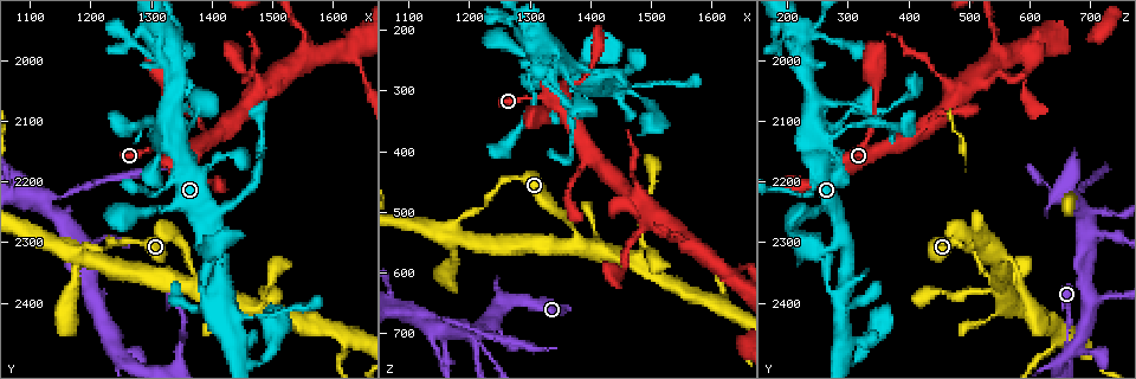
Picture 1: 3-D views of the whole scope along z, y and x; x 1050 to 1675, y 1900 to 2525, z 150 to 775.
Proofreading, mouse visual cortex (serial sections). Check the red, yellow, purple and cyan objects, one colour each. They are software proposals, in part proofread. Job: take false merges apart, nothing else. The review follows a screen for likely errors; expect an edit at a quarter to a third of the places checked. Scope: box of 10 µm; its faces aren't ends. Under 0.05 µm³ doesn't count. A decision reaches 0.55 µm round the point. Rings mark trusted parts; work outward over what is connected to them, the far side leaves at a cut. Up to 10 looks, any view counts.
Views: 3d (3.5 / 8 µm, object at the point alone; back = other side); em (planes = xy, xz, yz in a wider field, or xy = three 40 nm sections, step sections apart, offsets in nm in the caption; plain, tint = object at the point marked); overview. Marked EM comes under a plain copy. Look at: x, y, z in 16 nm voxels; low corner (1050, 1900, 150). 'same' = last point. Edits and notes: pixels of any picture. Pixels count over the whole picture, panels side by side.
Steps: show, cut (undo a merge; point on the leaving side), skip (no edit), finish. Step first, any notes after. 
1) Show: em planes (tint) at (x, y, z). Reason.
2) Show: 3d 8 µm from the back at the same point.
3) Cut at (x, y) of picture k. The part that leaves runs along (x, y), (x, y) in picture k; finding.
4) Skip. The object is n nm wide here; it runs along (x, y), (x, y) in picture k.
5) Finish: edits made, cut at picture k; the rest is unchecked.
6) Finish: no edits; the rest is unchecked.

Show: 3d 3.5 µm at (1165, 2285, 695).

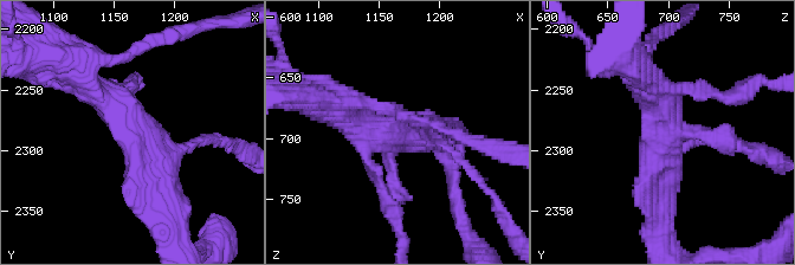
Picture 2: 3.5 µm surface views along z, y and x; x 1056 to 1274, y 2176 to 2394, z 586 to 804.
Show: em planes (tint) at (1164, 2288, 694).

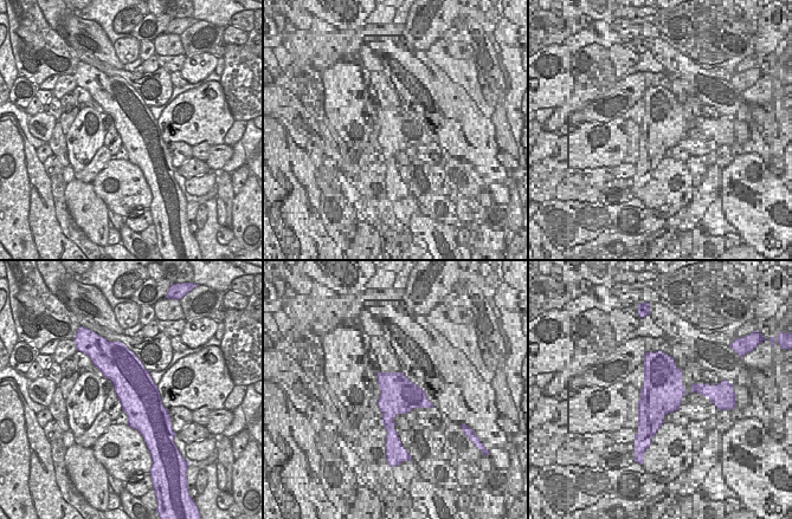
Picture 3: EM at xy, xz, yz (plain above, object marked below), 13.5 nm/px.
Skip. It runs along (169, 201), (125, 115), (82, 78) in picture 2; one cell here.

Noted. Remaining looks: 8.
Show: 3d 3.5 µm at (1490, 2365, 560).

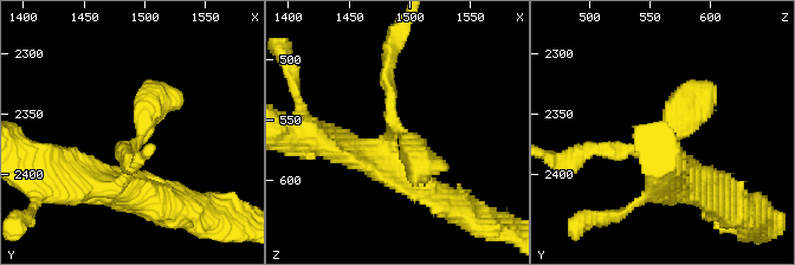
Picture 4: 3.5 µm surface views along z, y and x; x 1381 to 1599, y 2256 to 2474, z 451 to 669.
Show: em xy step 1 (tint) at (1496, 2368, 562). 3 arms meet here; the arms are 200, 300, 400 nm wide; need the tissue.

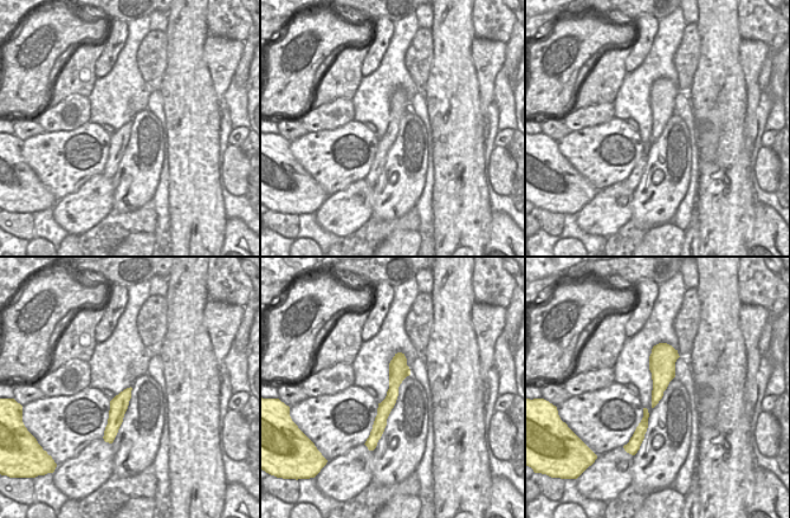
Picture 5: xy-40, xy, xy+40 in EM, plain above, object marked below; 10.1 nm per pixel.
Show: em xy step 5 (tint) at the same point.

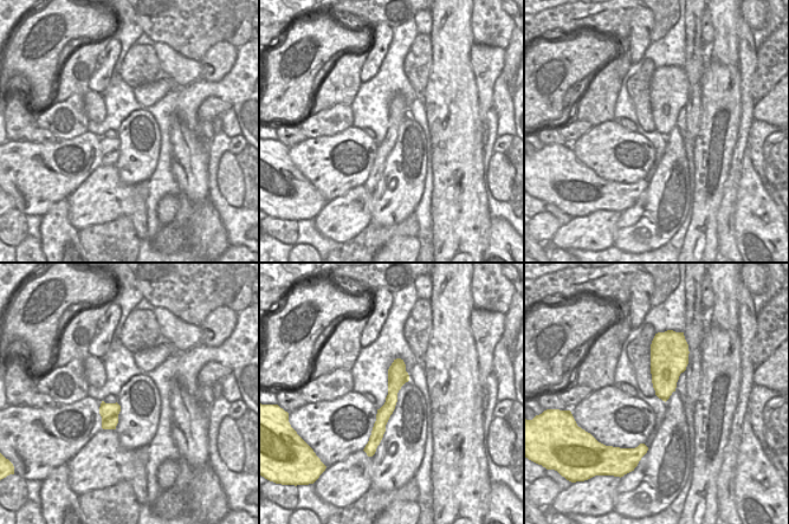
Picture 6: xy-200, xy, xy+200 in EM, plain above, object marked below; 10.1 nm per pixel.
Skip. It runs along (400, 362), (390, 403), (373, 442) in picture 6; one cell here.

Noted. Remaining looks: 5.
Show: 3d 8 µm at (1550, 1995, 540). Small branch off a trunk.

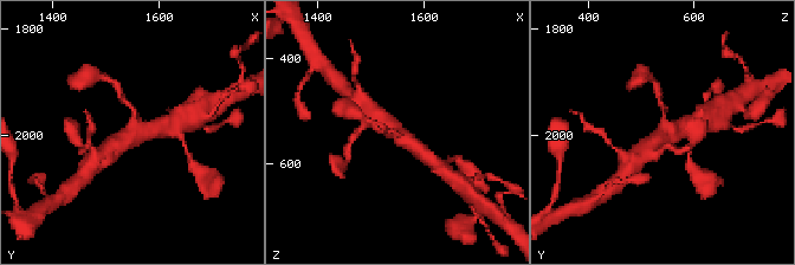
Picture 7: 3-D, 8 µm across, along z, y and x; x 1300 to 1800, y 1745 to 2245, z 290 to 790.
Show: em xy step 5 (tint) at the same point. 3 arms meet here; the arms are 150, 450, 600 nm wide; shape alone is not enough.

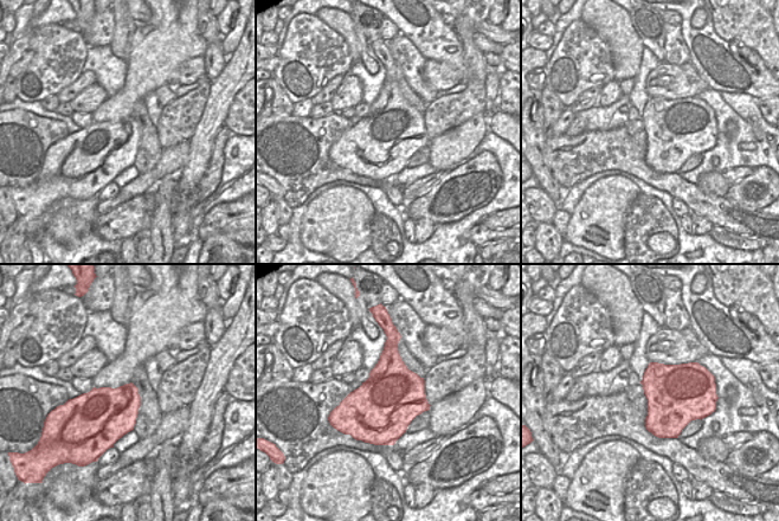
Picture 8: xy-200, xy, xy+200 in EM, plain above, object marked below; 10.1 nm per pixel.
Skip. The object is 650 nm wide here; it runs along (373, 118), (399, 133), (425, 155) in picture 7; all the same cell.

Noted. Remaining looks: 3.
Show: 3d 3.5 µm at (1370, 2060, 400). Sharp bend.

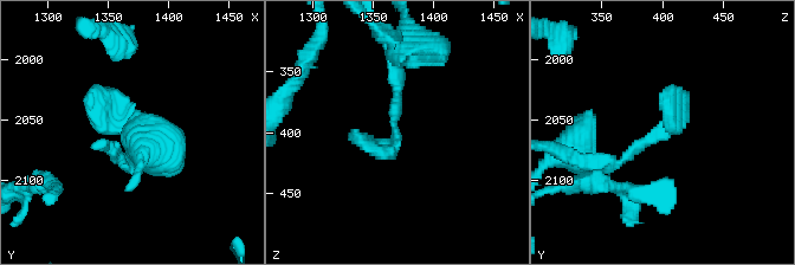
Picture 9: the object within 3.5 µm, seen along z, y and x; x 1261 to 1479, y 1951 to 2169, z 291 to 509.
Show: em xy step 2 (tint) at (1368, 2058, 398).

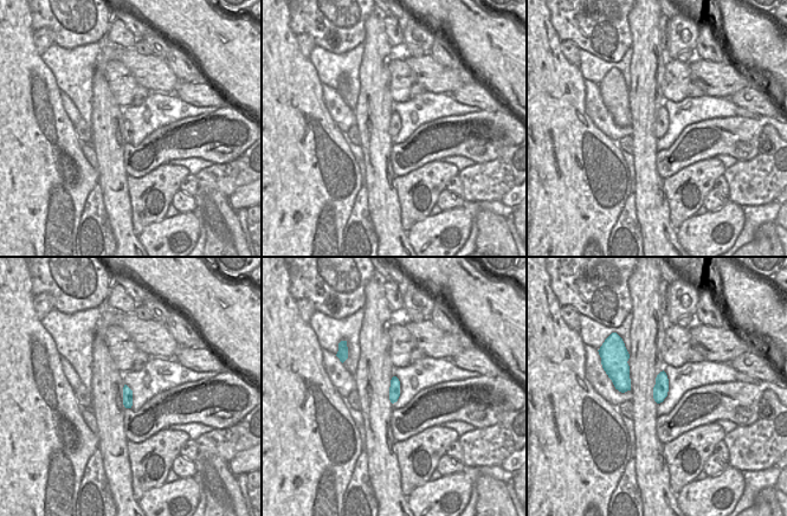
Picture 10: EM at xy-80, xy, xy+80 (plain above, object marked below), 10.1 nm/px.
Skip. It runs along (594, 166), (676, 129), (679, 89) in picture 9; one cell here.

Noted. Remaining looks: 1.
Finish: no edits; the rest is unchecked.

